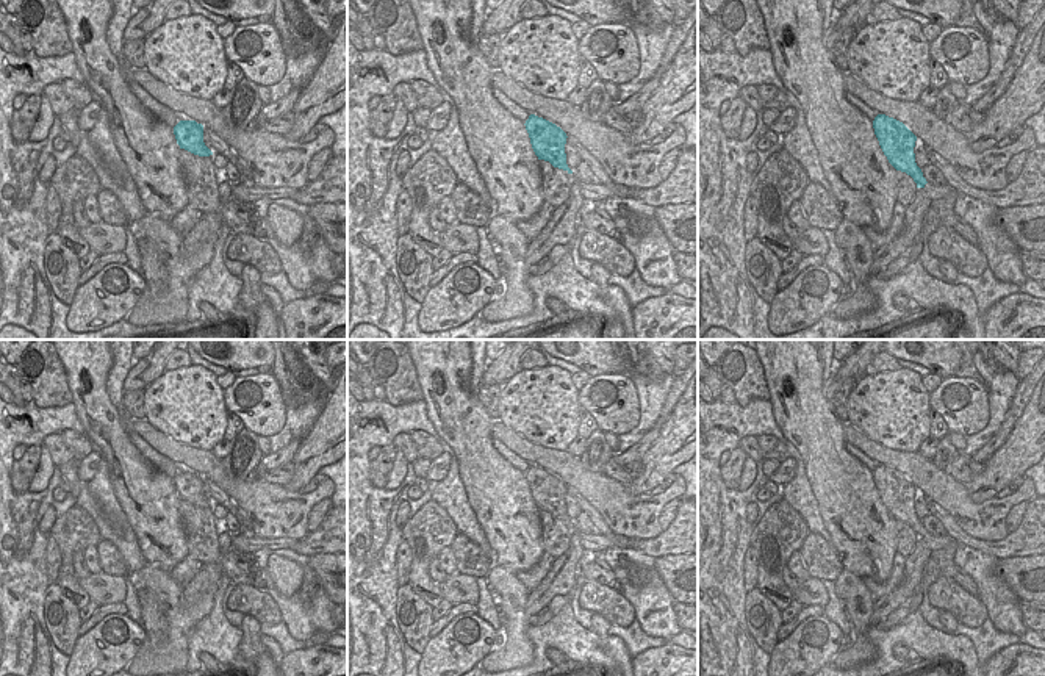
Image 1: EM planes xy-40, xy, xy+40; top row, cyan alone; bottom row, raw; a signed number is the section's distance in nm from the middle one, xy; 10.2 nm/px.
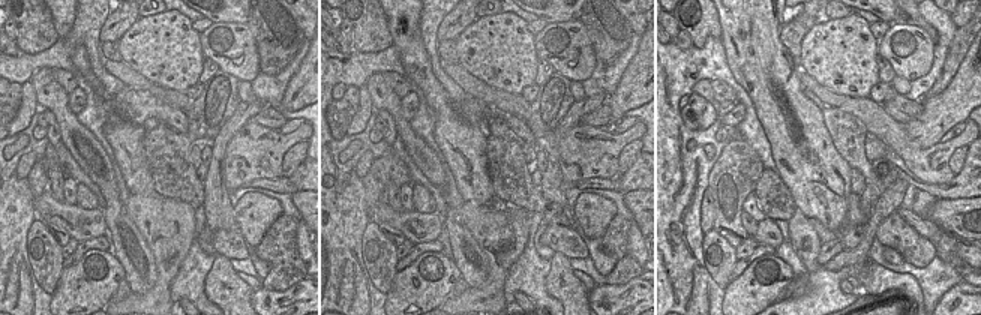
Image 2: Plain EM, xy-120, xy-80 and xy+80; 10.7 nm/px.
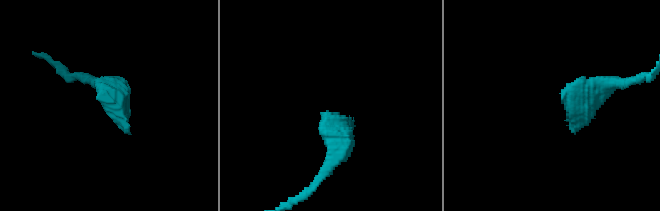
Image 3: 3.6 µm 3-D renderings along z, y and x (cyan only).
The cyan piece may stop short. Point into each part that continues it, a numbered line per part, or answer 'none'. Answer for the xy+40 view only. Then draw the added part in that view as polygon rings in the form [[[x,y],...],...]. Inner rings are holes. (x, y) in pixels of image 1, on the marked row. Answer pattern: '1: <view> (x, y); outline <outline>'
1: xy+40 (934, 193); outline [[[926,183],[923,188],[918,189],[923,189],[931,200],[942,199],[953,191],[950,185],[934,186],[929,183]]]

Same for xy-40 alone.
none

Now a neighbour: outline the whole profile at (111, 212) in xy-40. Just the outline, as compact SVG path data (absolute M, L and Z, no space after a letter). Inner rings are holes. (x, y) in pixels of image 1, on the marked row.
M110 189L99 191L97 203L103 222L110 225L127 225L125 210Z

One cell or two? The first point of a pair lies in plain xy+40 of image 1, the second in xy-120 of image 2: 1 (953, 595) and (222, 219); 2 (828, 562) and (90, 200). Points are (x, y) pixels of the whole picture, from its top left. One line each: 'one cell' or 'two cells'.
1: two cells
2: one cell

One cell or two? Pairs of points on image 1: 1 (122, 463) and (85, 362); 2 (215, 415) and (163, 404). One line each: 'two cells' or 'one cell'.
1: one cell
2: one cell

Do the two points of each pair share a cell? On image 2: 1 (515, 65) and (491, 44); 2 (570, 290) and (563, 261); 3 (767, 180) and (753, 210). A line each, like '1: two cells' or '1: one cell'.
1: one cell
2: one cell
3: two cells

